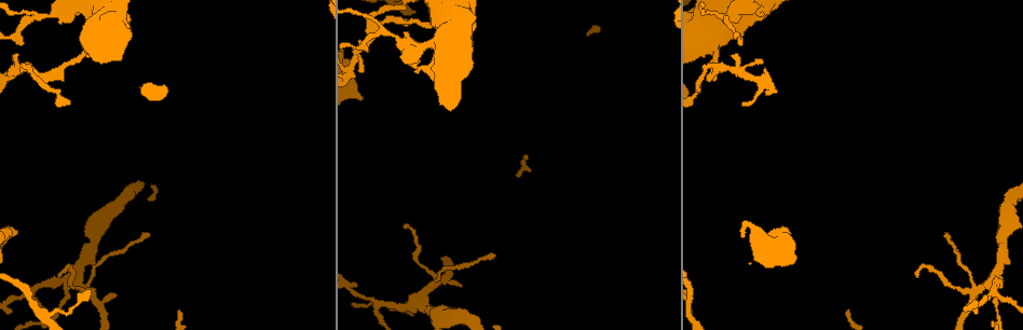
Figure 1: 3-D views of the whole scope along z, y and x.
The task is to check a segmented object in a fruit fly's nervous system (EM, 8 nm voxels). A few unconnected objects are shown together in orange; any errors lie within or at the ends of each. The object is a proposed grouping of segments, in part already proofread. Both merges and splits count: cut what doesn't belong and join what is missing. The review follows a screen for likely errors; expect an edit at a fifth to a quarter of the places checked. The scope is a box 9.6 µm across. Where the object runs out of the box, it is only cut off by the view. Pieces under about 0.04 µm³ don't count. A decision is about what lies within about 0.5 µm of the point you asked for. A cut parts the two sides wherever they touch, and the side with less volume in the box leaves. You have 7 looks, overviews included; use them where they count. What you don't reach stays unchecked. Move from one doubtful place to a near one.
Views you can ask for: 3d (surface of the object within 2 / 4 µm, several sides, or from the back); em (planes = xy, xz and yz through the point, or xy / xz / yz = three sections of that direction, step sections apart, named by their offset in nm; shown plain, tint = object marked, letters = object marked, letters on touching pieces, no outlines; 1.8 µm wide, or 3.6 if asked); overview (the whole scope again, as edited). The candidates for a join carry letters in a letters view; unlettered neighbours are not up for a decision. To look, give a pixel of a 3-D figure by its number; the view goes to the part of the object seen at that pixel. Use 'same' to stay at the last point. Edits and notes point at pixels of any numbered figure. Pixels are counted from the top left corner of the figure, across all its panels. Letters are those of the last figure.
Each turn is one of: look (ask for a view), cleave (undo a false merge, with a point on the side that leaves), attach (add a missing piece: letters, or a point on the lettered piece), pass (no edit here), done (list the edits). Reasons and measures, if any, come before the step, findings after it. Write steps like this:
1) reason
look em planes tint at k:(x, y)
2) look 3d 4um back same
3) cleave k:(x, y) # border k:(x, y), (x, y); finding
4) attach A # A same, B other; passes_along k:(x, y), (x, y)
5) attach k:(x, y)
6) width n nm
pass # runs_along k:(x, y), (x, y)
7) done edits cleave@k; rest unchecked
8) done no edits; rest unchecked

arms part here
look em xy step 16 tint at 1:(975, 292)

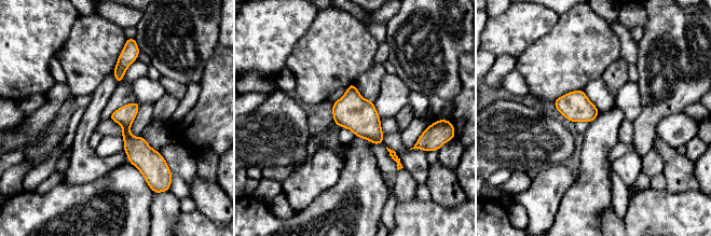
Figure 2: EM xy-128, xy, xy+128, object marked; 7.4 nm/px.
look em planes letters same

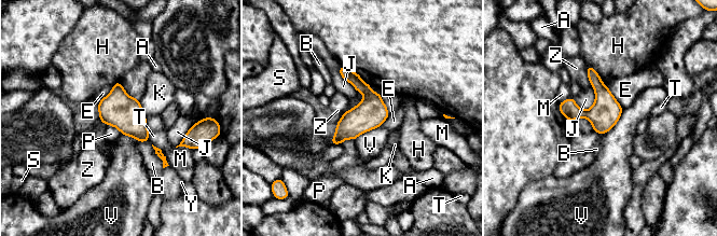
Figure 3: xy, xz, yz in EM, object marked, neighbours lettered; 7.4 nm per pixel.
width 220 nm
pass # A other, B other, E other, H other, J other, K other, M other, P other, S other, T other, V other, Y other, Z other; border 3:(106, 124), (113, 125), (121, 133); all the same neuron

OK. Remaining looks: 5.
thick end
look 3d 2um at 1:(17, 233)

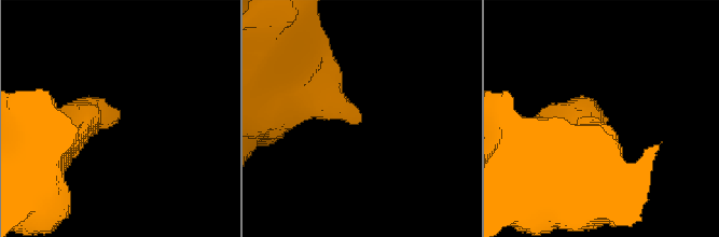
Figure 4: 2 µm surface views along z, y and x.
look em planes letters at 4:(361, 113)

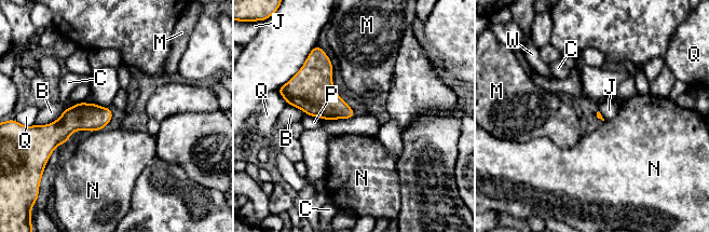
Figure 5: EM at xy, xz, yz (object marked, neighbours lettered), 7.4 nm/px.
pass # B other, C other, J other, M other, N other, P other, Q other, W other; border 5:(355, 116), (324, 119); none of them fits

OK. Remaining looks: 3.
tapers out
look em planes letters at 1:(149, 234)

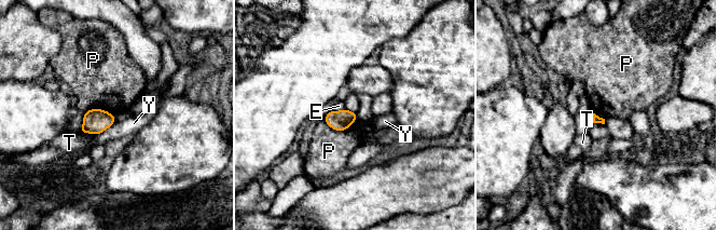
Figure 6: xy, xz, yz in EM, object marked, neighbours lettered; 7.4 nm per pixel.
pass # E other, P other, T other, Y other; border 6:(356, 118), (344, 130), (323, 121); none of them fits

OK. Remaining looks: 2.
done no edits; rest unchecked

